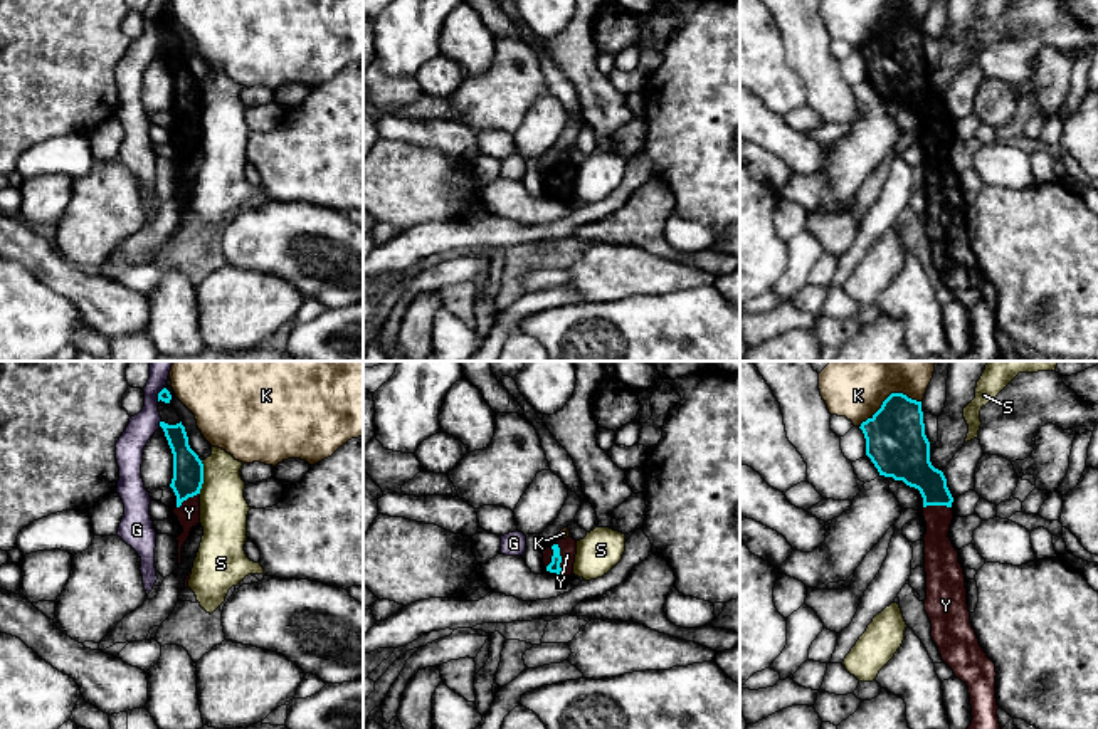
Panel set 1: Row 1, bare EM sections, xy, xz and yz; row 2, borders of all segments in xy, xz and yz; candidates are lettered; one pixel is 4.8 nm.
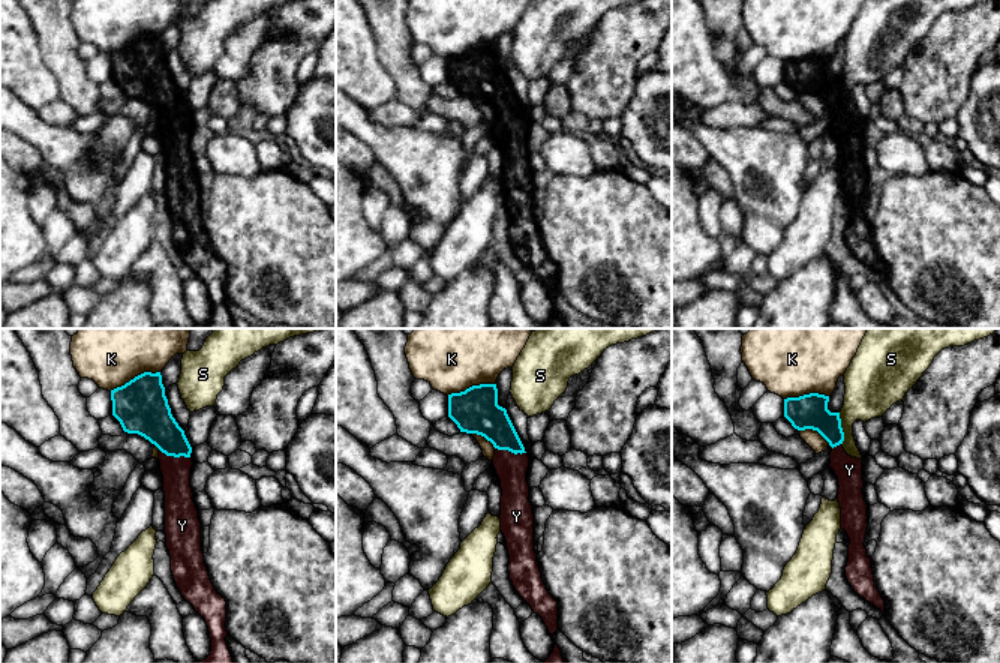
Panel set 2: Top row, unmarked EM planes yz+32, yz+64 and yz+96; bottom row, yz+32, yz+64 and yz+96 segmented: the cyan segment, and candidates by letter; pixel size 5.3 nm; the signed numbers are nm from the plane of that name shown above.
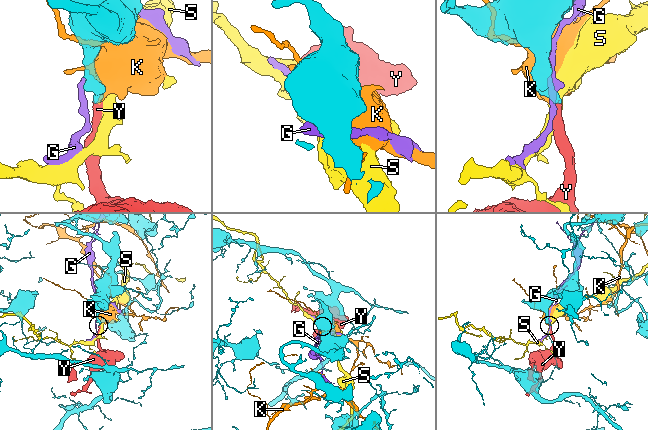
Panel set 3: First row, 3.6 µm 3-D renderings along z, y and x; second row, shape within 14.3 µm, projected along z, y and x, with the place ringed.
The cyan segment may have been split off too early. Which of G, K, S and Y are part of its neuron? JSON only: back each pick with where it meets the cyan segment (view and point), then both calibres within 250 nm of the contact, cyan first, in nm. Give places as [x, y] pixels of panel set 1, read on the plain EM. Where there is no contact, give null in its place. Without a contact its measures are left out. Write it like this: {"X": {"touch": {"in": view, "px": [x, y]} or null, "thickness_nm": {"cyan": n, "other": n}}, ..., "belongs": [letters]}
{"Y": {"touch": {"in": "xz", "px": [560, 182]}, "thickness_nm": {"cyan": 60, "other": 80}}, "belongs": ["Y"]}

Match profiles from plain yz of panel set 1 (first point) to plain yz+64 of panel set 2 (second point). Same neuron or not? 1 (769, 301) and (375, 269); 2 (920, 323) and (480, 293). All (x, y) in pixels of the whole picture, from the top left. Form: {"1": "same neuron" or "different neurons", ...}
{"1": "same neuron", "2": "different neurons"}

